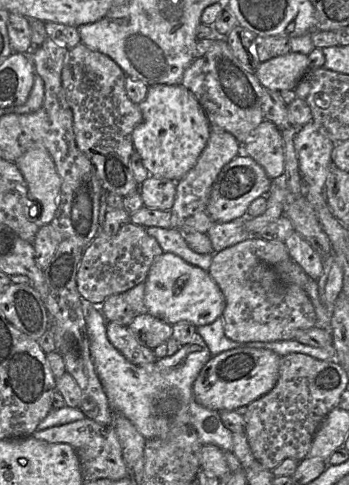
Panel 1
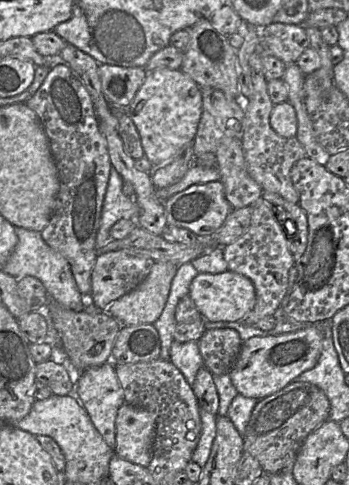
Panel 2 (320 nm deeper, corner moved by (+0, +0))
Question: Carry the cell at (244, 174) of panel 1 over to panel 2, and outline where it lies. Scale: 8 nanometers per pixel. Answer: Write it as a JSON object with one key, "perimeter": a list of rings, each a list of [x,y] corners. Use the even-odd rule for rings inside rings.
{"perimeter":[[[220,181],[195,184],[164,201],[167,224],[186,228],[197,236],[211,236],[224,223],[233,209],[225,197],[225,188]]]}

